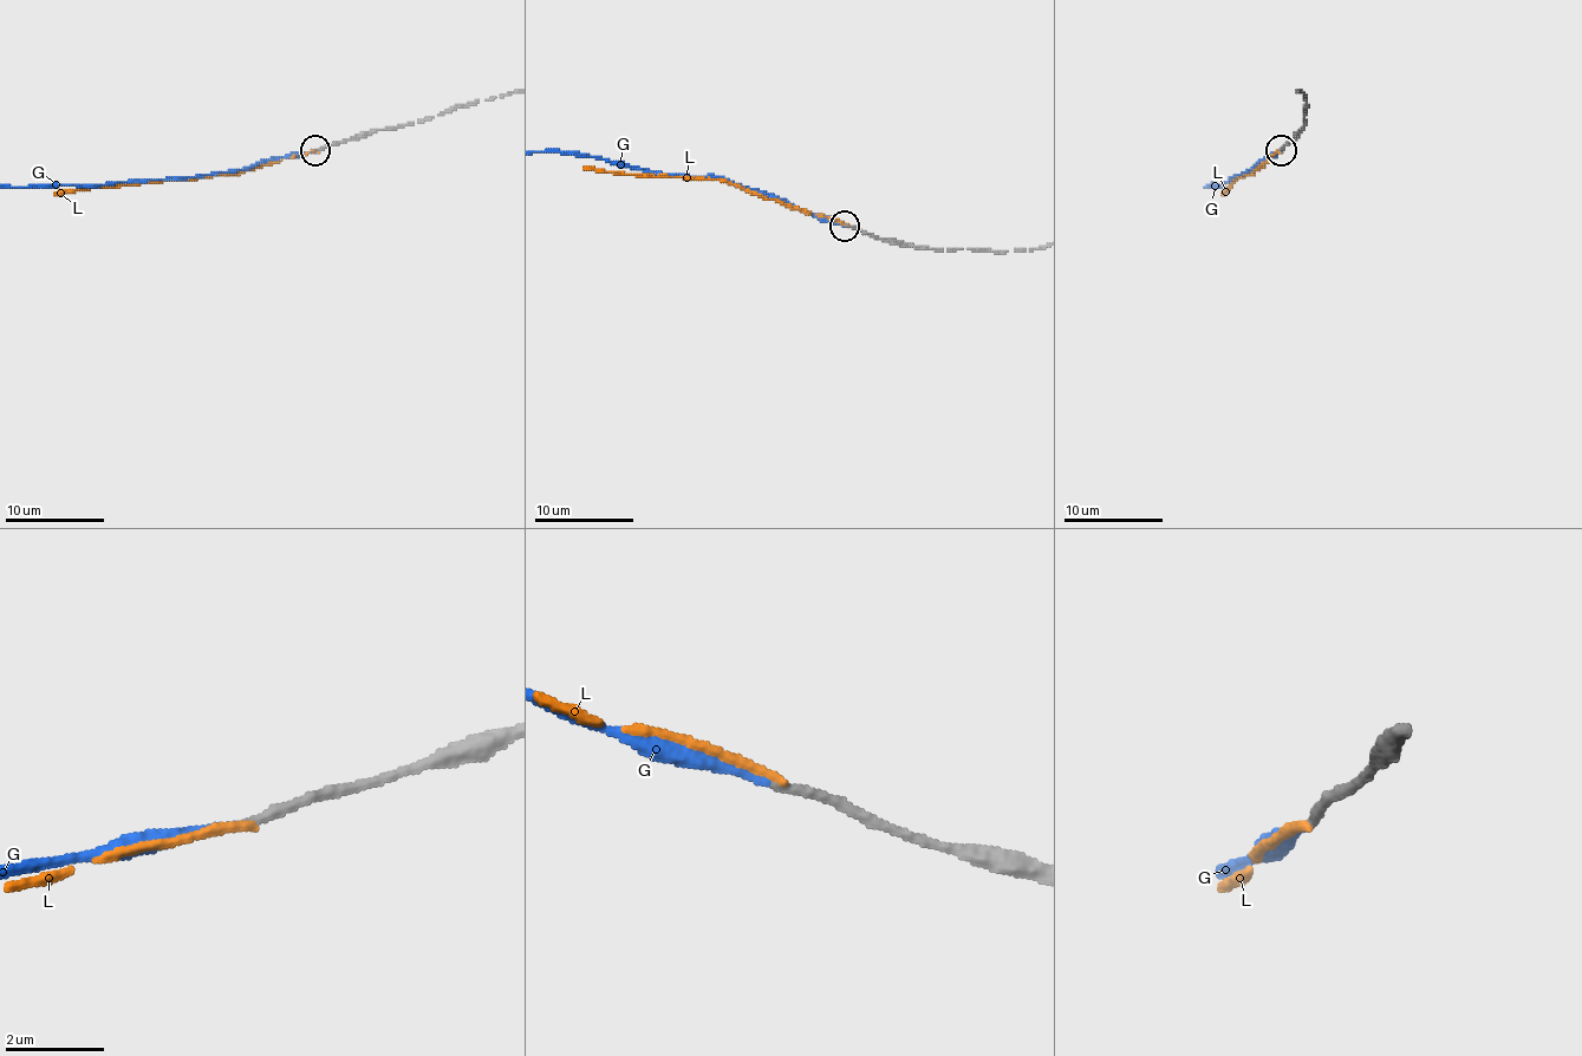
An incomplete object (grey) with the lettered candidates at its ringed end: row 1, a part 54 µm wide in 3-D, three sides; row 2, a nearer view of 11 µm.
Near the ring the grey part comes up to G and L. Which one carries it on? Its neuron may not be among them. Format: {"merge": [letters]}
{"merge": ["G"]}

